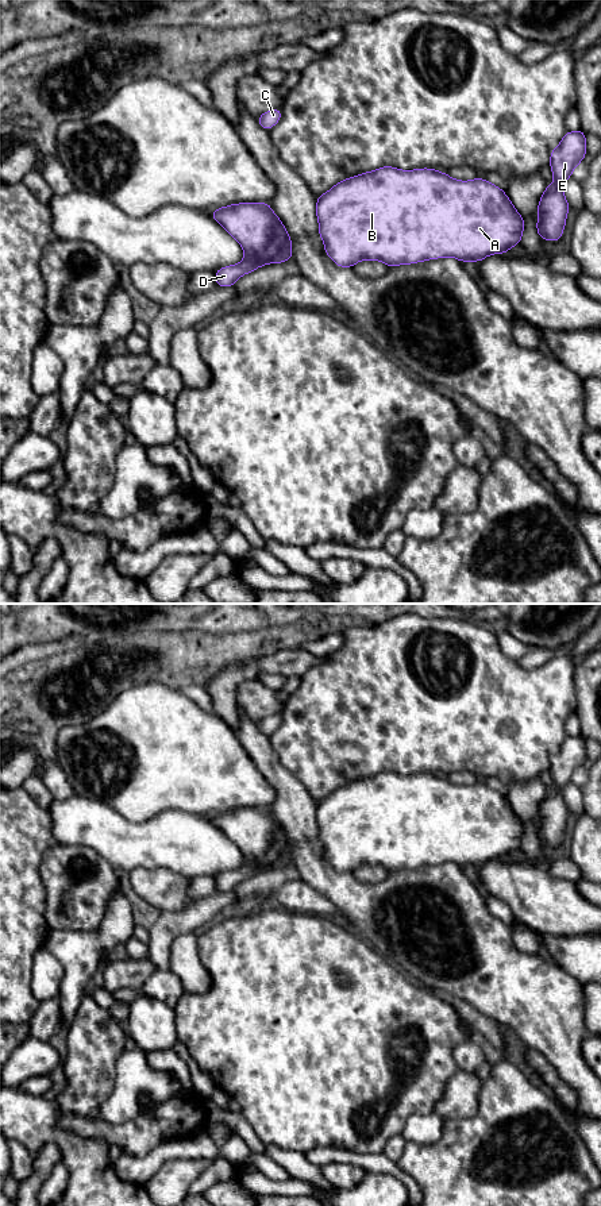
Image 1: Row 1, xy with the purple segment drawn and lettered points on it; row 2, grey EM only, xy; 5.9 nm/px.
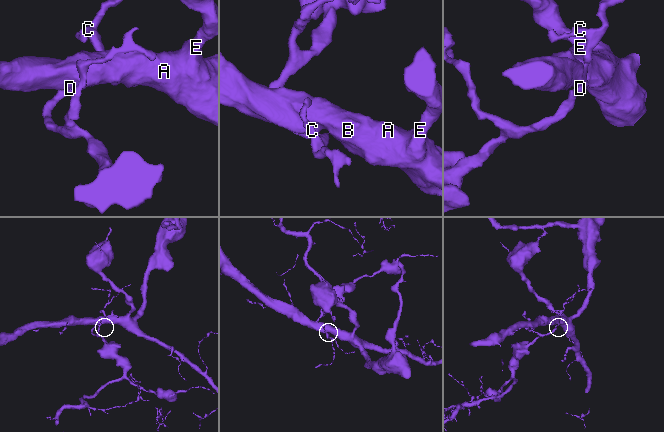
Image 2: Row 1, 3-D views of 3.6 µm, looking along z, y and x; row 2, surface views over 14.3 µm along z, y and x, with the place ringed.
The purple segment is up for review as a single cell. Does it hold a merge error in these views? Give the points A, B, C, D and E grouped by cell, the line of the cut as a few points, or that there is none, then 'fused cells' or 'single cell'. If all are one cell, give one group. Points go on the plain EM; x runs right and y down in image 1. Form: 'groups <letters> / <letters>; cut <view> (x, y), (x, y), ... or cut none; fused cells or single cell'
groups A B E / C D; cut xy (280, 825), (268, 852), (255, 864), (246, 866); fused cells

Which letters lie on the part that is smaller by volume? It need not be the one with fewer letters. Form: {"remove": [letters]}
{"remove": ["C", "D"]}

